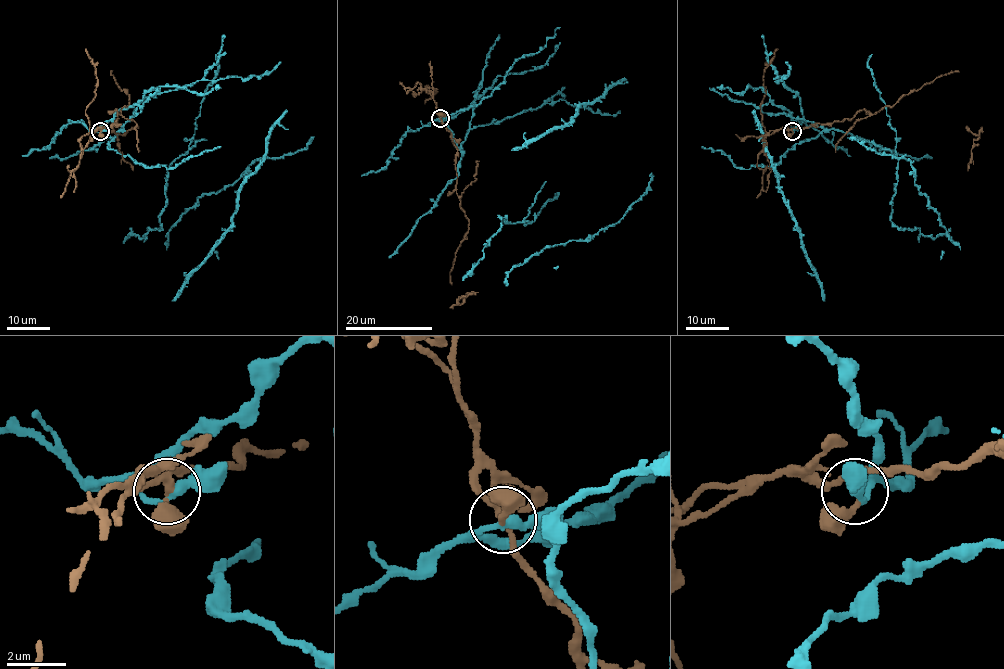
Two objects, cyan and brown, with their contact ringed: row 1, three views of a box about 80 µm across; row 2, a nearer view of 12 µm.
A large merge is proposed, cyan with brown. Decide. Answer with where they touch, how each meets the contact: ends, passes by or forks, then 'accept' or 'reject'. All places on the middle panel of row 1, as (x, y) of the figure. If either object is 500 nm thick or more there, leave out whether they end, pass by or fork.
place (440, 118); cyan passes by; brown forks; reject

